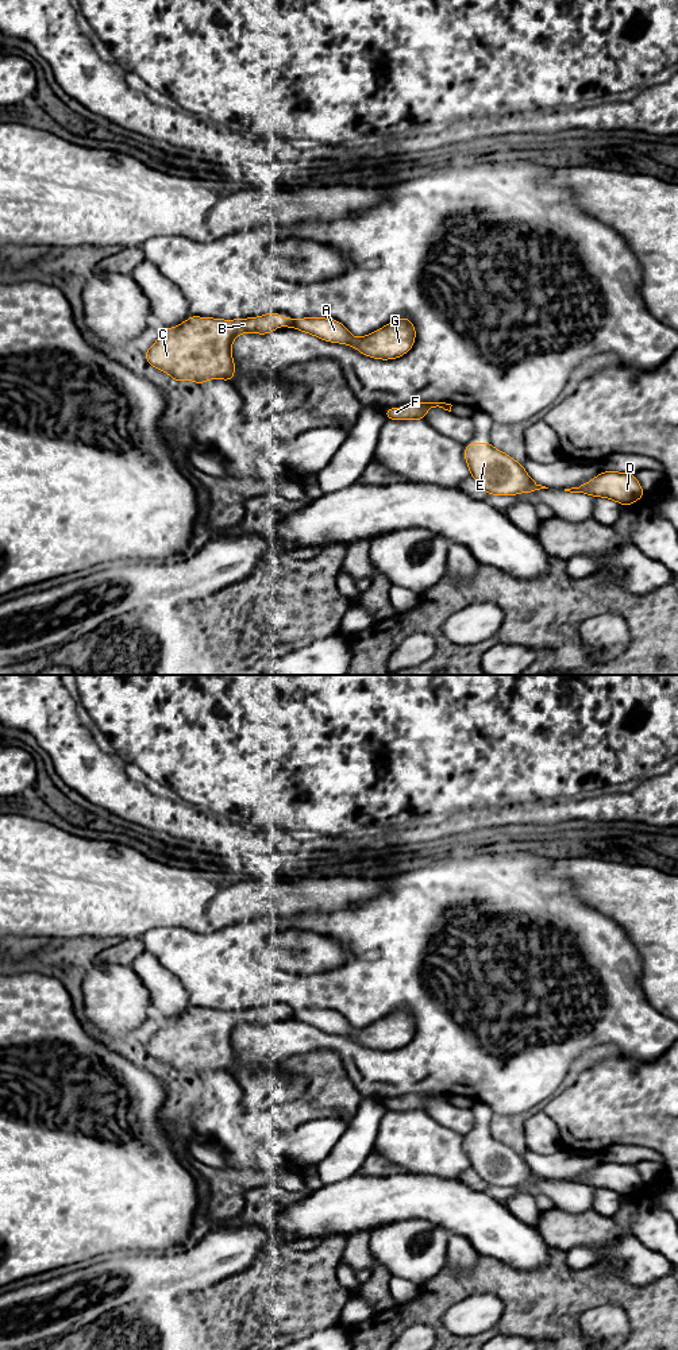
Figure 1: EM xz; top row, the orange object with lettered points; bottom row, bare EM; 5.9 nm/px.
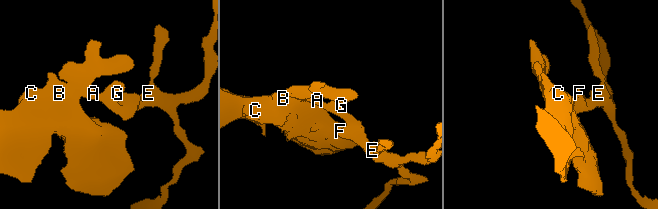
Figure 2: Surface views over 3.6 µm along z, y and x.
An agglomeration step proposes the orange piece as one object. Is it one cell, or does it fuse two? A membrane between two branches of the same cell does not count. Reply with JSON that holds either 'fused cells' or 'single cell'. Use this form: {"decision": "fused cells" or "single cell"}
{"decision": "fused cells"}

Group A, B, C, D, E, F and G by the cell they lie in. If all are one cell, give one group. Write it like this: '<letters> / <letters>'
A D E F G / B C

